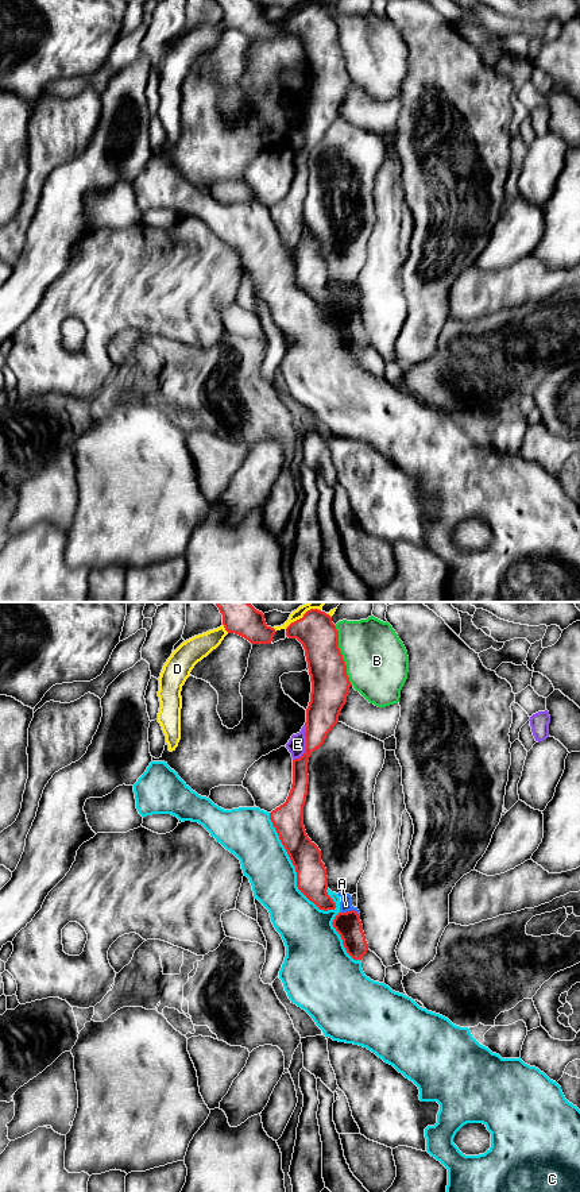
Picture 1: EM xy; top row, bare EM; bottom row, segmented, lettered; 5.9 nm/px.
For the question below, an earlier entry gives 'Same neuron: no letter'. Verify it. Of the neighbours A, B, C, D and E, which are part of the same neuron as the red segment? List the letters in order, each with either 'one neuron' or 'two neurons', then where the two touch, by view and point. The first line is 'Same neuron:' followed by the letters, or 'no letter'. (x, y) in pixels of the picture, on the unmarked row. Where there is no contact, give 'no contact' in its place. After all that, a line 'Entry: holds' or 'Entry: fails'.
Same neuron: no letter
A: two neurons; meets red in xy at (351, 305)
B: two neurons; meets red in xy at (341, 50)
C: two neurons; meets red in xy at (296, 263)
D: two neurons; meets red in xy at (304, 11)
E: two neurons; meets red in xy at (306, 139)
Entry: holds

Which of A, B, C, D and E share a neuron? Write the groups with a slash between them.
A C / B / D / E

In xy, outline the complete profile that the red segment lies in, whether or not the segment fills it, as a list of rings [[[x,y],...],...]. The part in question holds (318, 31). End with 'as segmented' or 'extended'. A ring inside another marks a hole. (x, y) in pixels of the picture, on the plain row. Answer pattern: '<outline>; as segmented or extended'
[[[310,4],[286,23],[286,31],[297,34],[305,45],[312,88],[306,104],[305,148],[293,155],[291,185],[286,197],[270,208],[270,215],[295,262],[298,285],[320,305],[328,306],[335,305],[336,298],[326,288],[326,263],[321,256],[321,246],[303,221],[308,158],[339,117],[352,80],[339,43],[339,27],[329,9]]]; as segmented

